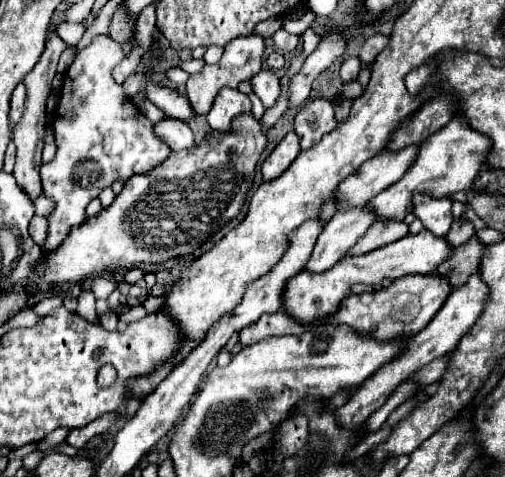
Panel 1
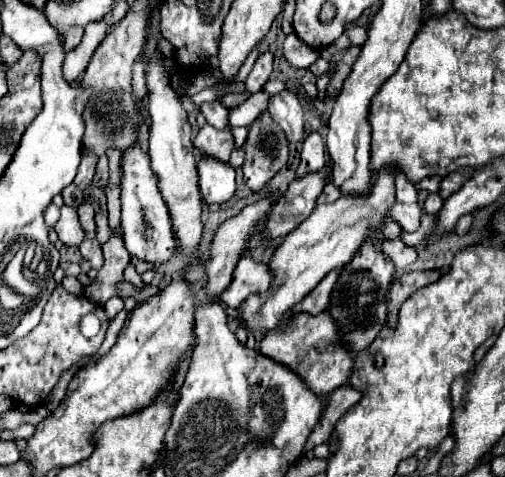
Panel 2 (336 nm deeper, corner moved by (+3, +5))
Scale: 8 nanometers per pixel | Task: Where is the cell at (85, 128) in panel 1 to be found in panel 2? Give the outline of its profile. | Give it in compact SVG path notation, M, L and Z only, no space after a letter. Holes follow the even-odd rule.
M134 146L122 160L122 182L120 182L120 204L122 204L122 234L126 250L150 264L166 264L176 252L176 240L172 234L170 214L158 190L150 160L142 146Z

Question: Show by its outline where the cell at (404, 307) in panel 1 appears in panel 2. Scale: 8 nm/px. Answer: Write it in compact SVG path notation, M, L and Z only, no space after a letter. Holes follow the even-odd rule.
M328 312L318 316L294 316L294 320L288 324L282 324L266 334L266 338L260 342L260 352L296 372L316 396L328 396L338 386L342 386L352 374L354 364L354 356L338 342L336 324Z

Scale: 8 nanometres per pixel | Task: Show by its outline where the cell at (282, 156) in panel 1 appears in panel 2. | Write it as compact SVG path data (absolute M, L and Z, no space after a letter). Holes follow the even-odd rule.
M264 114L250 126L244 152L244 182L252 192L260 192L288 162L286 134Z

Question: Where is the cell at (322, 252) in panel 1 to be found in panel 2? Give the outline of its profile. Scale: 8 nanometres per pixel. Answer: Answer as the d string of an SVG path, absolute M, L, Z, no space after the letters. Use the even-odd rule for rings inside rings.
M244 256L238 260L230 288L222 292L220 300L230 308L238 308L250 294L268 290L270 282L272 274L268 272L268 266L252 260L250 256Z

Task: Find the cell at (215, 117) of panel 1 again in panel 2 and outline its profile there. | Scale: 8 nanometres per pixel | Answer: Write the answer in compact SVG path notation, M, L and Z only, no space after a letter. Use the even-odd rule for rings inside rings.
M206 124L194 138L194 146L202 156L210 156L210 158L226 162L234 148L232 132L230 132L230 128L216 130L210 124Z

